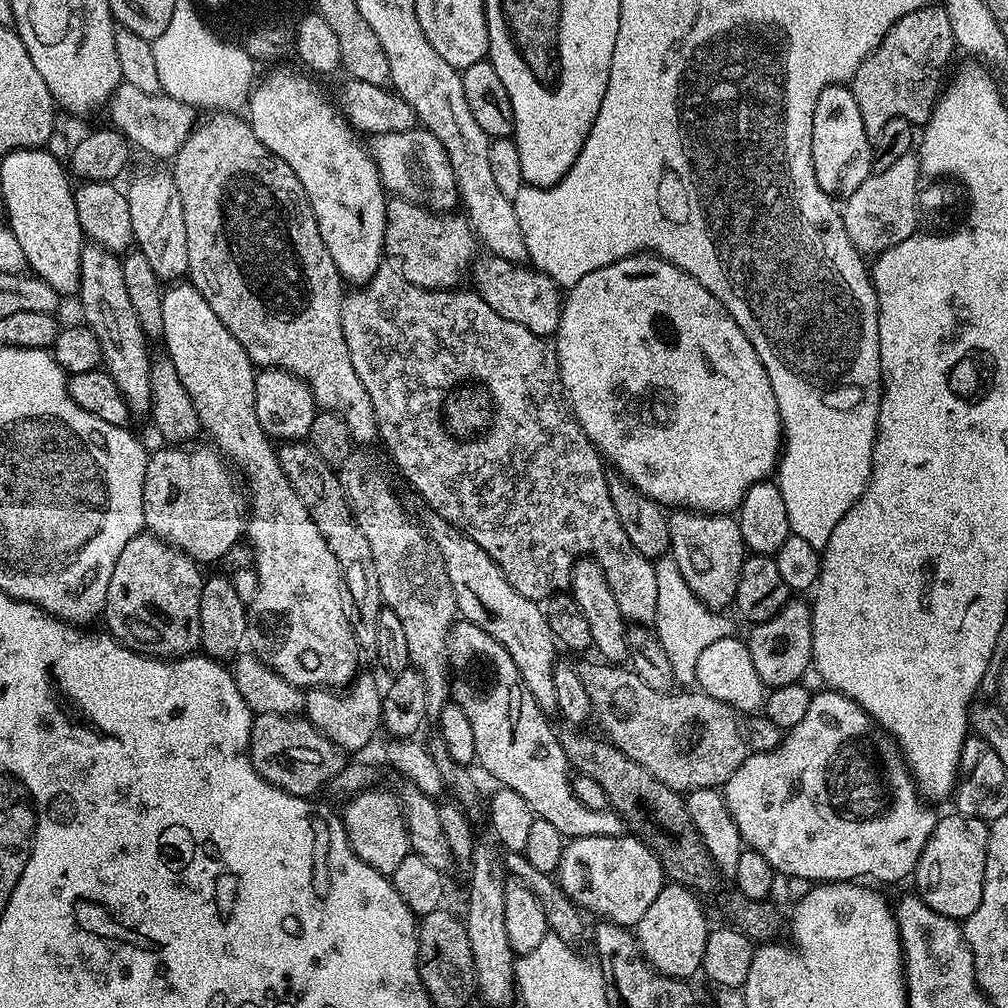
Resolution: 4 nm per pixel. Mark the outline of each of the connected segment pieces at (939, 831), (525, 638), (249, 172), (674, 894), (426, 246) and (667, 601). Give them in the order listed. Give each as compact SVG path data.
M941 815L936 821L934 830L922 850L916 863L914 881L916 880L915 895L919 896L930 910L938 910L946 918L963 922L968 919L982 902L982 882L986 874L986 838L988 837L988 824L978 816L952 816Z
M428 510L425 513L422 527L442 554L442 562L446 562L446 574L454 590L457 613L463 619L474 622L474 626L482 626L486 634L498 638L498 642L506 646L534 702L538 702L545 714L551 713L551 709L553 711L557 707L554 666L558 659L558 645L543 607L537 601L526 598L526 594L518 594L518 590L510 586L500 567L492 561L490 554L486 554L486 550L482 550L482 546L478 546L478 542L450 526L450 522L436 512Z
M216 112L208 121L193 128L186 138L186 142L178 150L178 154L171 161L170 171L174 182L178 186L178 194L182 198L182 218L186 218L186 254L188 255L187 279L210 302L210 310L218 314L218 322L238 338L238 346L246 350L253 365L260 368L281 368L298 378L302 378L310 386L317 405L323 411L333 412L346 422L353 441L360 446L371 445L377 439L376 419L374 418L374 402L370 402L370 394L366 394L366 386L354 371L354 362L350 362L350 350L346 350L346 338L342 334L342 306L346 295L345 285L342 283L340 271L334 266L334 258L330 258L330 250L326 250L326 242L322 242L322 234L318 234L318 222L314 218L314 210L310 206L310 198L306 198L306 190L302 182L298 182L298 174L282 162L254 134L252 125L243 115L231 112Z
M665 883L658 898L650 902L646 914L642 914L634 926L636 941L645 960L664 976L688 980L702 969L702 954L706 954L710 923L700 900L701 897L684 884Z
M399 198L389 199L386 203L386 226L384 227L384 250L389 257L393 256L395 267L399 272L404 275L406 282L414 282L414 286L422 286L423 288L435 288L437 290L452 290L460 284L469 275L470 269L477 259L478 251L478 239L475 232L472 231L472 225L468 223L467 219L463 215L457 214L441 215L441 213L433 212L430 208L423 208L421 204L411 204L408 200L401 200Z
M660 558L655 561L656 577L660 587L660 602L668 608L668 636L666 643L670 654L670 666L674 669L674 678L677 685L692 686L696 684L696 671L698 670L698 658L702 650L713 642L733 635L734 629L730 621L717 609L707 608L686 586L686 578L682 578L682 570L678 570L675 560Z

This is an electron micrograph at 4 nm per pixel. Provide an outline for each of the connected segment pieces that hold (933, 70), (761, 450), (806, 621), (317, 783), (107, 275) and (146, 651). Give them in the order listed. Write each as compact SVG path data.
M925 3L923 8L894 22L879 46L864 59L862 66L858 66L850 81L854 102L858 102L862 126L866 126L869 140L875 142L878 134L882 134L882 126L892 118L902 118L913 126L928 123L945 87L952 52L956 51L952 23L939 3Z
M637 254L622 258L610 266L602 266L602 270L586 274L582 282L567 289L562 318L554 337L554 347L568 407L582 426L586 438L590 438L596 451L609 465L620 460L619 475L628 479L651 500L673 509L691 508L694 512L732 514L739 509L750 486L754 486L759 480L769 479L777 471L782 451L782 429L778 398L774 398L774 386L770 386L766 366L762 366L762 358L758 358L754 346L750 346L750 338L742 334L742 326L734 322L722 302L718 302L718 298L714 298L714 294L710 294L710 290L706 290L702 282L686 274L686 270L682 270L678 265L671 264L669 260L663 260L655 254Z
M792 598L774 618L751 625L752 633L746 636L754 670L762 678L765 689L790 686L805 679L804 671L812 664L812 609L797 598Z
M257 712L252 717L248 757L254 770L266 782L283 792L295 796L315 797L319 788L333 783L343 770L346 753L326 734L318 731L307 718L300 714L282 712Z
M88 242L82 250L82 270L80 271L80 291L78 301L84 307L83 323L98 338L102 346L102 368L118 382L122 398L126 398L129 413L147 417L152 411L152 391L150 390L150 366L152 356L148 352L149 337L145 336L134 314L134 306L126 291L126 281L122 278L121 257L102 246Z
M145 530L126 544L126 550L118 556L114 564L114 574L110 574L110 586L106 589L106 602L102 620L108 623L107 631L114 639L125 644L131 652L157 660L175 660L181 656L193 655L200 648L200 603L202 586L206 579L201 565L178 549L160 540Z

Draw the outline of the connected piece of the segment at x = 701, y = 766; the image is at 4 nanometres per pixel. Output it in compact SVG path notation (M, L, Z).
M616 662L599 663L581 663L579 669L582 686L586 686L586 694L592 703L594 720L600 723L601 730L605 732L601 733L608 743L622 750L626 758L634 758L634 762L646 766L646 770L650 770L658 782L670 786L670 790L687 794L699 788L719 789L749 756L750 749L741 717L726 702L718 702L718 698L710 698L699 690L650 690L650 686L646 686L646 682L642 682L642 678L638 678L631 667Z

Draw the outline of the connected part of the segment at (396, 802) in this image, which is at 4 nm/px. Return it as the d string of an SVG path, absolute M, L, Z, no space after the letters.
M373 786L363 792L356 793L347 801L342 819L346 838L362 858L374 870L378 870L383 876L391 877L394 870L402 863L402 858L410 855L410 843L408 841L408 822L402 800L399 795L392 792L379 792L379 787Z

